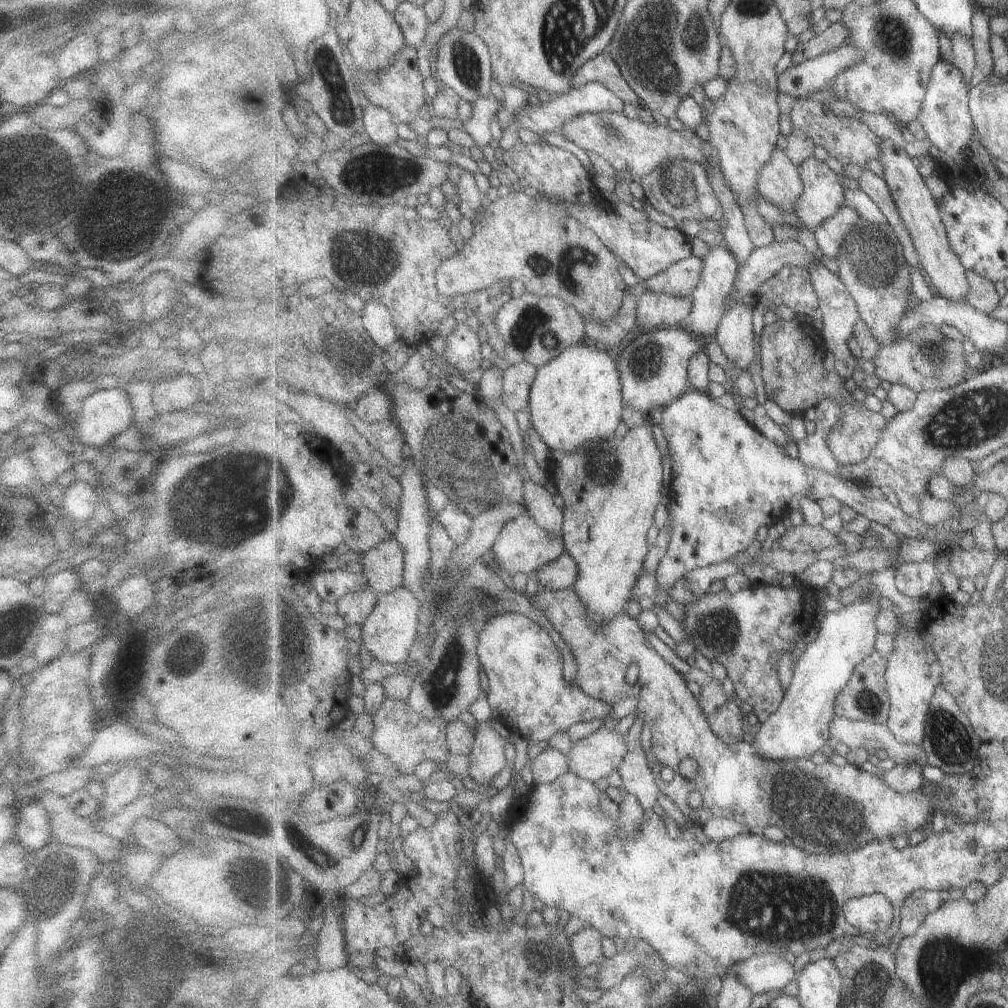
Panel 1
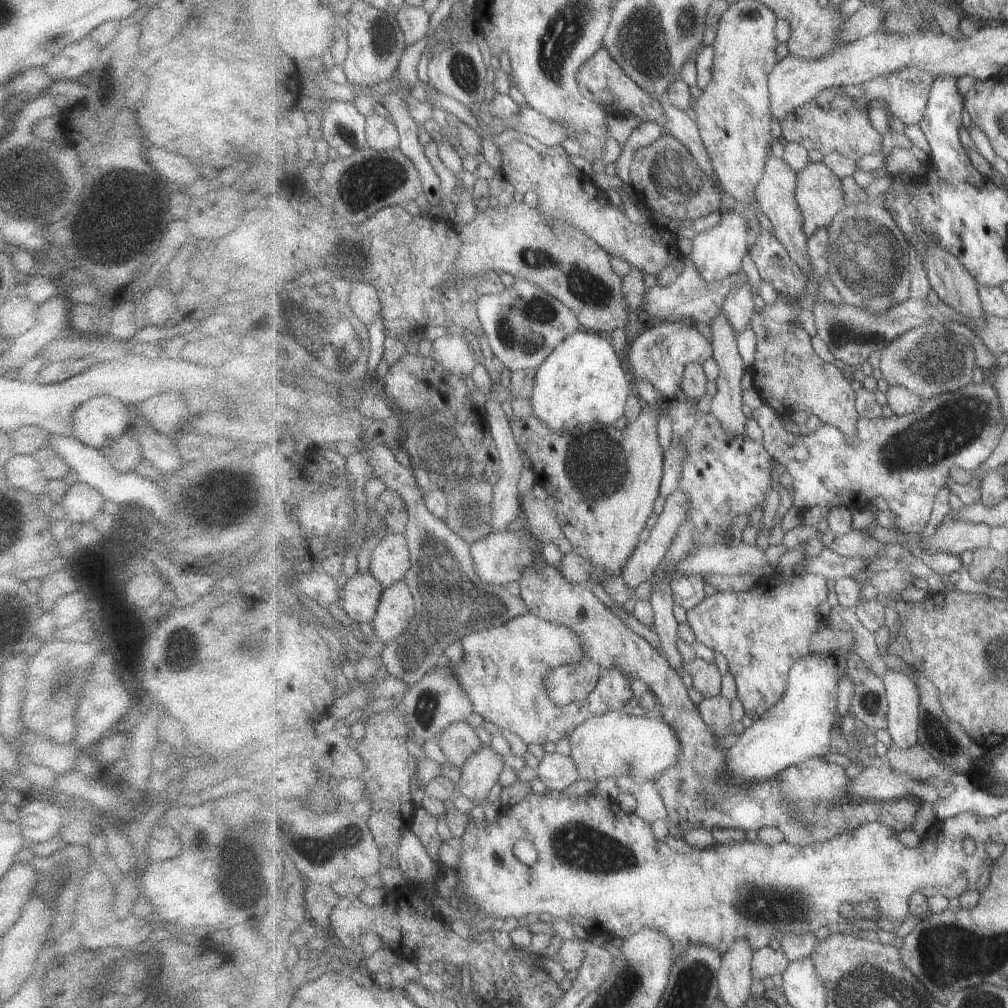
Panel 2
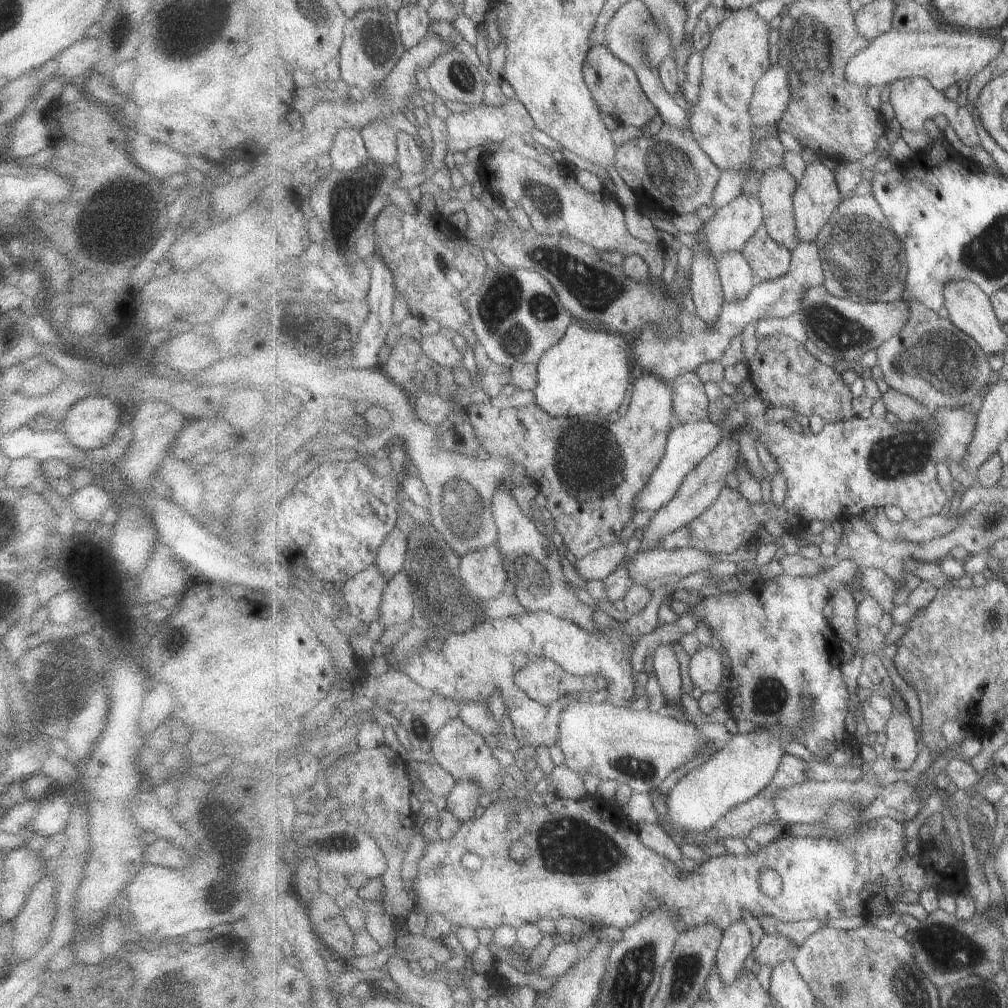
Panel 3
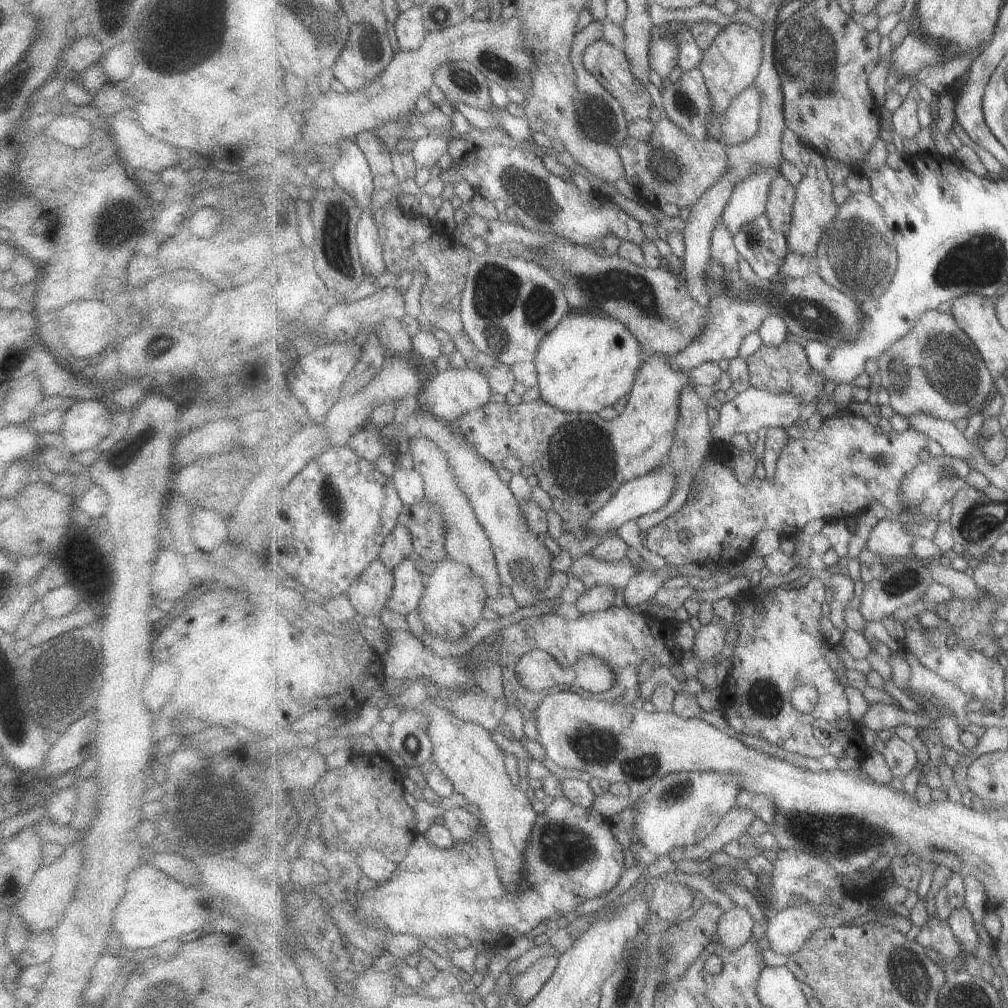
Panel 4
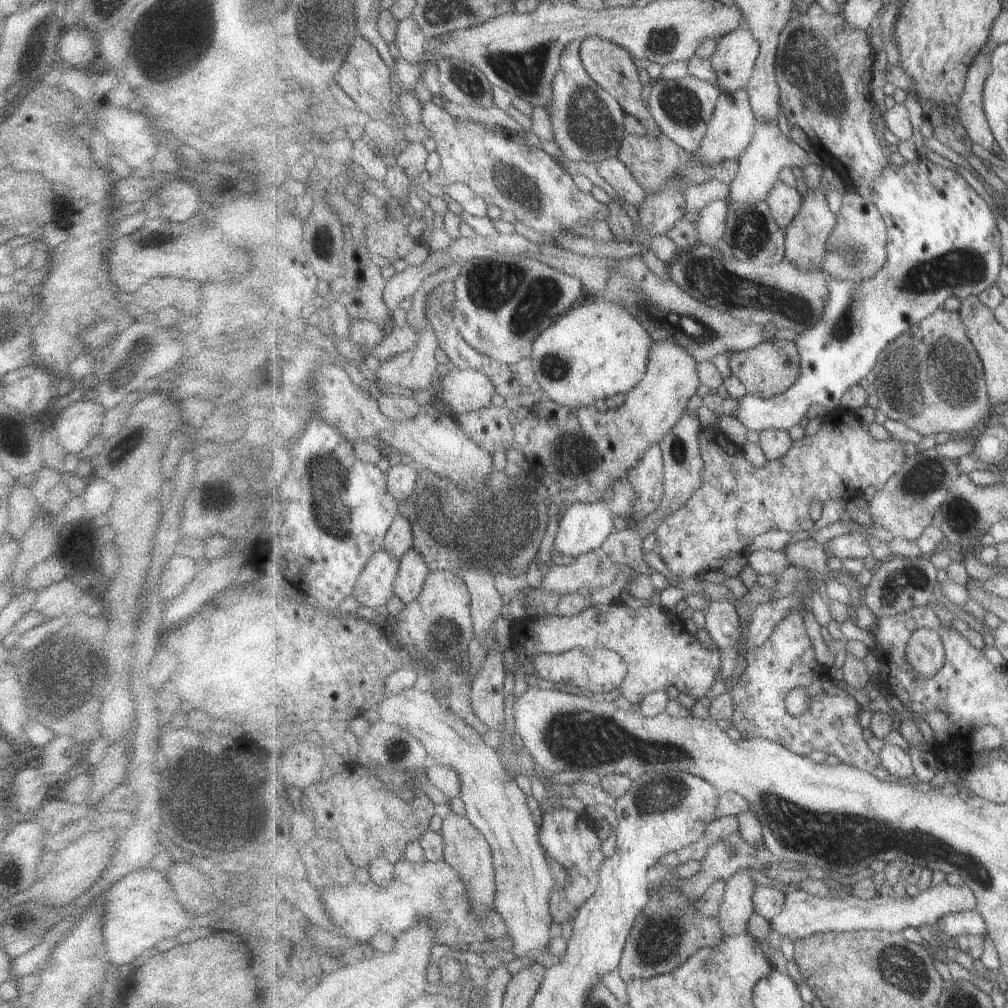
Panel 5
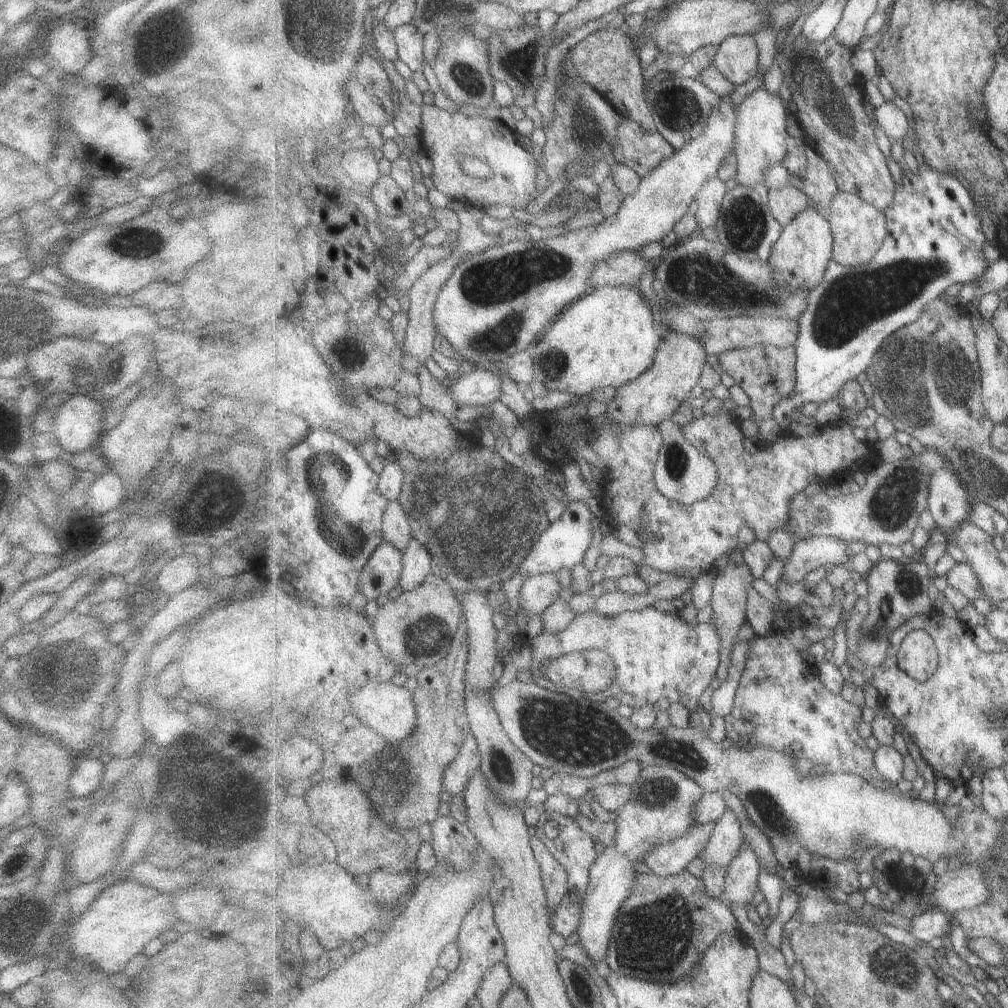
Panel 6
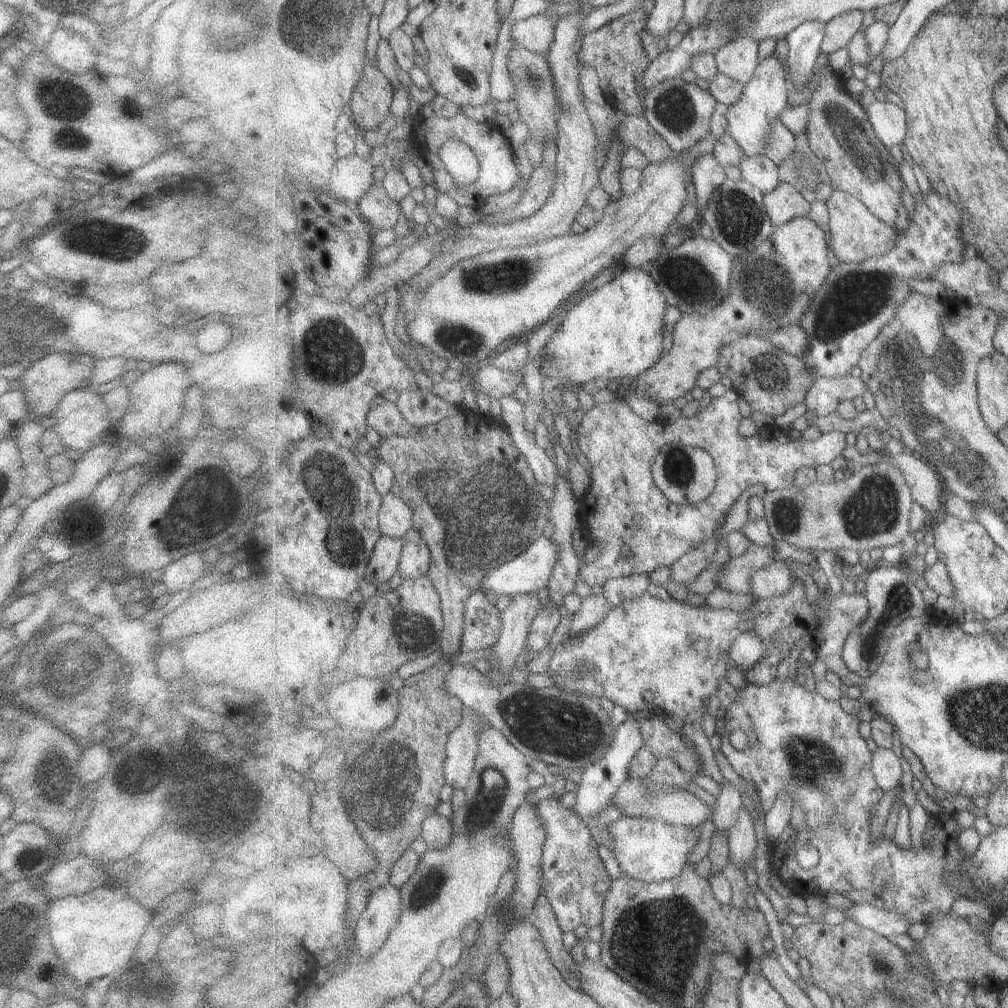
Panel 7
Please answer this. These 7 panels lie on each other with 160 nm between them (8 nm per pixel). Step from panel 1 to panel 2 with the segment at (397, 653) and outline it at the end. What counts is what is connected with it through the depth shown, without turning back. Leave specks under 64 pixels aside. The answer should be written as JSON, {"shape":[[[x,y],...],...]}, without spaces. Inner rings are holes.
{"shape":[[[401,579],[383,591],[378,612],[371,625],[374,630],[374,639],[380,640],[384,647],[394,643],[403,633],[407,632],[411,621],[417,616],[414,594],[411,594],[411,591],[406,579]]]}

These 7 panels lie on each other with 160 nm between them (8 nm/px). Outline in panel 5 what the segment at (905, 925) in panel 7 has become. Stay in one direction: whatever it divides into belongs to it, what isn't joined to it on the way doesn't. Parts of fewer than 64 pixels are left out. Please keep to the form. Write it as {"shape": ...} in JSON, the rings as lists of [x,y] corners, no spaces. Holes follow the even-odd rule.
{"shape":[[[975,908],[970,911],[963,911],[962,913],[946,914],[941,917],[931,928],[936,933],[937,928],[945,932],[950,940],[957,935],[987,935],[988,928],[986,927],[986,920],[979,914]]]}

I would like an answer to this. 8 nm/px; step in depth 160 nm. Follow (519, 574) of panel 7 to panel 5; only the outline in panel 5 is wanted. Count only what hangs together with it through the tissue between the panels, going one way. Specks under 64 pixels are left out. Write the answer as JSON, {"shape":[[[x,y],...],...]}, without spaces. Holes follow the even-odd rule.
{"shape":[[[622,478],[614,484],[610,499],[596,503],[573,503],[559,521],[553,541],[553,550],[556,549],[564,555],[576,559],[582,554],[598,549],[610,537],[610,534],[615,532],[615,518],[617,516],[630,523],[636,520],[634,516],[635,501],[638,501],[636,488],[626,478]]]}

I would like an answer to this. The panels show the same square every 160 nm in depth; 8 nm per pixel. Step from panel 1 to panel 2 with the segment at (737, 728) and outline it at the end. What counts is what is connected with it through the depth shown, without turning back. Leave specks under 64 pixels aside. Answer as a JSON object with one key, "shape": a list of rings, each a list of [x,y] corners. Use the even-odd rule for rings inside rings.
{"shape":[[[719,695],[713,698],[703,698],[698,705],[703,720],[717,737],[733,734],[733,716],[731,716],[731,701]]]}

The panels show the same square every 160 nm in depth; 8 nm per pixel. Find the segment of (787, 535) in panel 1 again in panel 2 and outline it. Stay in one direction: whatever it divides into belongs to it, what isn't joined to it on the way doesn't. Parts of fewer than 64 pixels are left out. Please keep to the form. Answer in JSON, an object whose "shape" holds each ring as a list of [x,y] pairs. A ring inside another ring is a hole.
{"shape":[[[851,529],[841,536],[835,536],[829,547],[833,552],[846,557],[865,557],[870,562],[884,549],[883,544],[867,534],[867,530]]]}

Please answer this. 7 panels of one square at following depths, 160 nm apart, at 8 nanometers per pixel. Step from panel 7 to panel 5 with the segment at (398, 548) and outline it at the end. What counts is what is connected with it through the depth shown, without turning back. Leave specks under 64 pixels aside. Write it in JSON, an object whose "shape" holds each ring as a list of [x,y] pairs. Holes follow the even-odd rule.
{"shape":[[[381,548],[374,554],[353,589],[352,596],[359,606],[376,610],[395,596],[394,584],[399,565],[400,559],[396,559],[388,550]]]}

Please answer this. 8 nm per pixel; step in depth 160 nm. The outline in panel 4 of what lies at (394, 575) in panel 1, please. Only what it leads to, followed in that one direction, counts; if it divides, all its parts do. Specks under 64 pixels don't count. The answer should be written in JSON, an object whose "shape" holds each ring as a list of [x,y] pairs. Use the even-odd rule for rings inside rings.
{"shape":[[[399,524],[385,540],[379,559],[393,571],[396,566],[413,554],[412,534],[404,524]]]}

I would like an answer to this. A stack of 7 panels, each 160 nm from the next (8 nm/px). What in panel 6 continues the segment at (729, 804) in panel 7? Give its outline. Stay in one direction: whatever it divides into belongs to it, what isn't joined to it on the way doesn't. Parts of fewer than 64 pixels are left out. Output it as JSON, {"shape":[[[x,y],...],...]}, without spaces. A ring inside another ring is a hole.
{"shape":[[[728,808],[716,823],[717,826],[701,856],[707,865],[717,865],[727,870],[745,842],[741,821],[734,810]]]}

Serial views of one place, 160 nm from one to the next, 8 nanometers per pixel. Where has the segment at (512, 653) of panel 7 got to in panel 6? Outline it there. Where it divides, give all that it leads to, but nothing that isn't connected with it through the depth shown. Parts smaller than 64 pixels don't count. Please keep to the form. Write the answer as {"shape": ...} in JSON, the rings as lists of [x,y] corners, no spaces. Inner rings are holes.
{"shape":[[[556,572],[530,576],[521,582],[517,596],[519,609],[530,615],[541,615],[550,604],[559,599],[563,589]]]}

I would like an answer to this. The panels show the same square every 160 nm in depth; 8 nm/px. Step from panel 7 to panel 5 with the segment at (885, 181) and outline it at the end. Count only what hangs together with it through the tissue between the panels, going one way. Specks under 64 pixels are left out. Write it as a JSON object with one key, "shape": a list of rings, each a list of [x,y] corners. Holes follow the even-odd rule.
{"shape":[[[815,3],[814,5],[809,6],[805,12],[793,16],[788,22],[788,25],[783,29],[782,36],[780,37],[780,45],[778,53],[776,54],[776,77],[778,78],[780,86],[780,98],[781,104],[783,104],[782,110],[787,110],[787,108],[789,108],[795,118],[796,126],[807,134],[807,138],[809,138],[809,141],[811,142],[813,154],[821,156],[823,162],[825,162],[825,164],[827,164],[828,167],[830,167],[831,170],[843,180],[844,192],[855,192],[864,197],[871,197],[874,182],[878,180],[879,174],[890,165],[890,162],[887,162],[887,156],[885,156],[887,149],[885,148],[884,141],[877,136],[872,119],[874,103],[872,101],[873,98],[871,97],[871,80],[873,80],[873,62],[875,62],[874,57],[876,52],[873,50],[873,46],[871,46],[871,40],[869,40],[869,37],[870,35],[867,34],[865,29],[861,30],[853,28],[846,21],[846,18],[842,13],[839,13],[838,15],[829,13],[827,10],[823,10],[818,3]]]}

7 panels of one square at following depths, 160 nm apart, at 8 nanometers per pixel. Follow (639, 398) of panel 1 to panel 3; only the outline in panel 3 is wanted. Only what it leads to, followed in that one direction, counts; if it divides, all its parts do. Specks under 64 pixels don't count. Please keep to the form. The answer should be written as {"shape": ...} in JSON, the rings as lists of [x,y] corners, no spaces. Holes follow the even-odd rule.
{"shape":[[[816,240],[800,242],[792,250],[790,271],[770,281],[762,280],[740,301],[725,301],[719,318],[709,325],[698,314],[692,316],[683,310],[678,318],[680,331],[672,337],[662,335],[655,329],[646,330],[631,341],[633,362],[636,371],[651,372],[673,383],[683,373],[696,371],[699,366],[709,361],[719,361],[735,337],[743,334],[747,325],[766,318],[782,318],[801,312],[803,297],[807,289],[818,287],[826,281],[822,255]]]}

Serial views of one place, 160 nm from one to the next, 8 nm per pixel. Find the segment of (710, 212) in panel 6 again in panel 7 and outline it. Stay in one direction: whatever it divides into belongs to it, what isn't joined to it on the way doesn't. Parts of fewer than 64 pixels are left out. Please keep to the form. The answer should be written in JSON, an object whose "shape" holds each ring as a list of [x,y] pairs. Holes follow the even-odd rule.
{"shape":[[[713,153],[700,156],[692,166],[694,195],[698,198],[699,219],[703,221],[706,207],[719,187],[729,178],[728,170],[719,164]]]}

